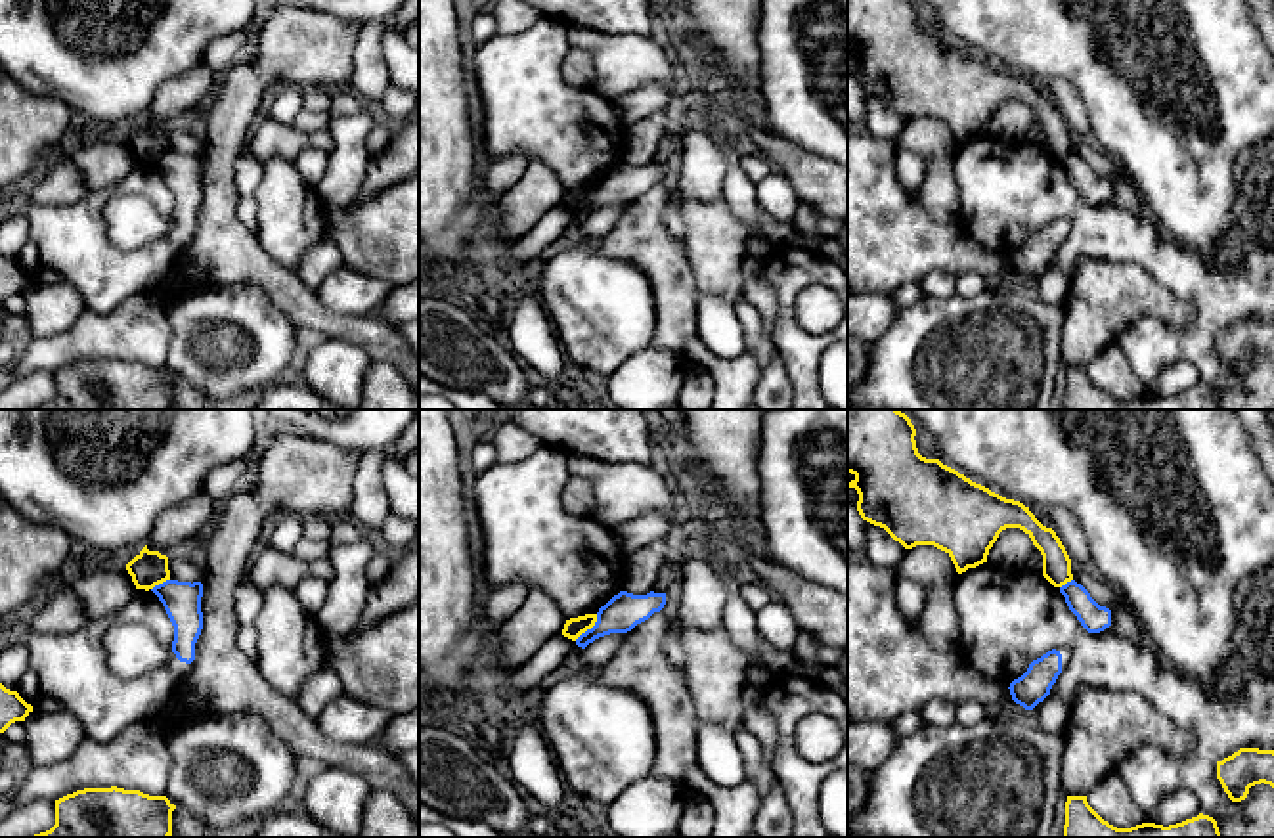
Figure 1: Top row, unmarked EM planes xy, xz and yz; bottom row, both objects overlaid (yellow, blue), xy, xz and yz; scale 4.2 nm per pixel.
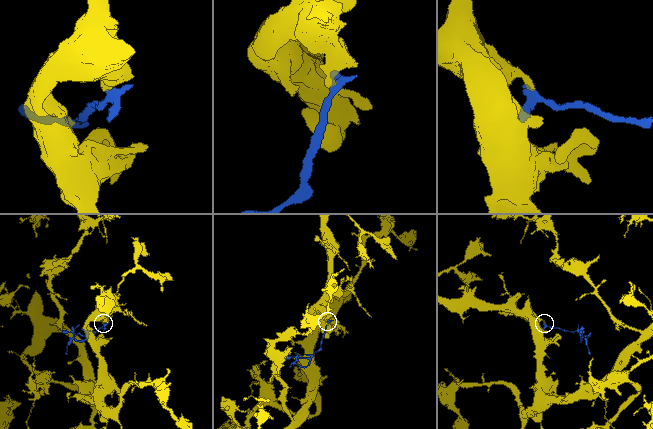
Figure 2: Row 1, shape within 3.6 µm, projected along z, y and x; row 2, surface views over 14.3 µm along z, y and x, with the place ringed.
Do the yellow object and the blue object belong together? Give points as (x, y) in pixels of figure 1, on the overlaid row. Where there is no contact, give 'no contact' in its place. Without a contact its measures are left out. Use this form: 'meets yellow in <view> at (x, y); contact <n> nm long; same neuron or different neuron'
meets yellow in xz at (588, 628); contact 150 nm long; different neuron

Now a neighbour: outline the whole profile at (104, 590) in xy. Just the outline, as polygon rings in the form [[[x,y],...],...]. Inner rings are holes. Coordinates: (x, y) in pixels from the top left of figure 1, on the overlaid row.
[[[119,566],[86,568],[75,578],[71,589],[82,601],[90,620],[119,612],[138,591],[128,570]]]

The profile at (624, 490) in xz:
[[[568,455],[574,476],[595,484],[593,518],[618,528],[645,513],[666,513],[675,524],[673,503],[666,480],[652,465],[635,461],[597,461],[587,455]]]

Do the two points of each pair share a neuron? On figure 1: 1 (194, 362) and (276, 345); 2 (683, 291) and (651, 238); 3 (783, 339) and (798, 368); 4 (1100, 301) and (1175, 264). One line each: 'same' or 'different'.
1: same
2: same
3: same
4: different

